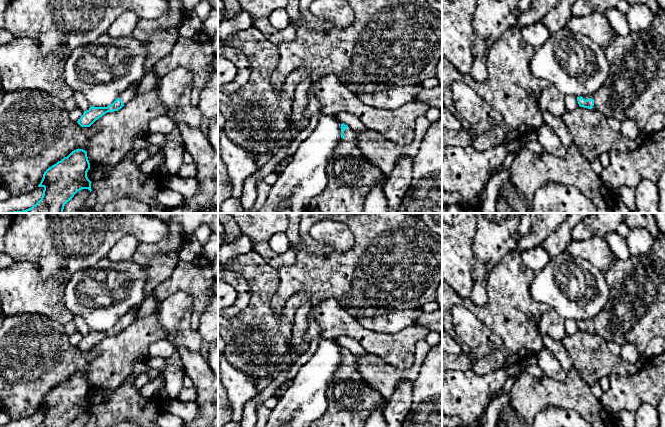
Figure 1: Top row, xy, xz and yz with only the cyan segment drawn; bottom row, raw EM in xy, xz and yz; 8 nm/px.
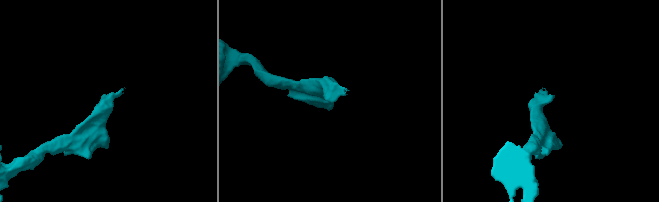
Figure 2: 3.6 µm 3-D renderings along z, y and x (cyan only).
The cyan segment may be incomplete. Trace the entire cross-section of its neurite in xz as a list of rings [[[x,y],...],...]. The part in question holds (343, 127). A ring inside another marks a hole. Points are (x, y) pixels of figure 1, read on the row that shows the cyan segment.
[[[344,123],[341,139],[336,144],[326,167],[327,185],[314,197],[305,213],[362,213],[366,197],[373,186],[385,182],[387,176],[362,154],[357,145],[357,134]]]

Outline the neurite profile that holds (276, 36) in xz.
[[[257,18],[252,22],[253,26],[261,32],[268,41],[275,45],[293,40],[296,36],[296,29],[292,25],[288,25],[285,29],[280,30],[271,25],[269,18]]]

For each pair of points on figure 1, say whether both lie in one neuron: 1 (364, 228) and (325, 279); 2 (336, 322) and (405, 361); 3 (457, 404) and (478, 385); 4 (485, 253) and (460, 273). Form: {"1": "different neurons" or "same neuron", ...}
{"1": "same neuron", "2": "same neuron", "3": "same neuron", "4": "different neurons"}

